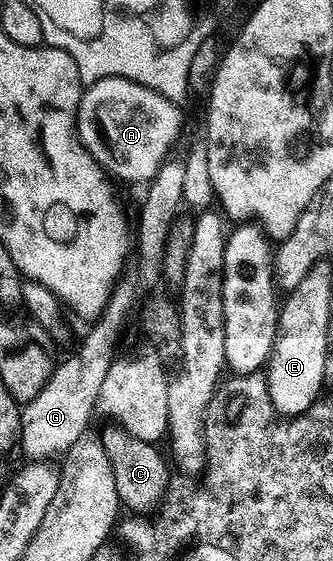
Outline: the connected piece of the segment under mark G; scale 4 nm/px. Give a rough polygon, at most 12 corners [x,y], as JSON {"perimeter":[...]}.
{"perimeter":[[114,290],[74,356],[21,408],[29,458],[64,454],[90,427],[135,302]]}

